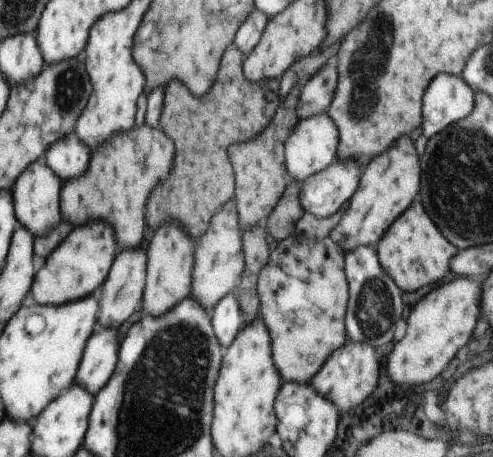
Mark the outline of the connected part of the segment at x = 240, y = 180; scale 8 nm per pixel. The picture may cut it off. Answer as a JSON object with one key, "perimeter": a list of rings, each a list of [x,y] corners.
{"perimeter":[[[293,86],[289,94],[281,100],[271,122],[259,135],[245,142],[232,144],[227,150],[228,160],[232,164],[236,180],[233,198],[237,204],[240,228],[247,230],[255,224],[265,222],[284,191],[287,190],[287,184],[291,178],[284,162],[284,142],[297,124],[297,118],[295,118],[295,104],[299,104],[297,96],[300,96],[300,87]]]}

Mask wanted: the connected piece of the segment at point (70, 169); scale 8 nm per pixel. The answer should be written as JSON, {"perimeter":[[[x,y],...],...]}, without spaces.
{"perimeter":[[[65,136],[65,140],[57,140],[57,144],[49,146],[43,154],[42,162],[57,172],[59,180],[69,180],[81,176],[87,170],[87,158],[87,148],[77,138]]]}

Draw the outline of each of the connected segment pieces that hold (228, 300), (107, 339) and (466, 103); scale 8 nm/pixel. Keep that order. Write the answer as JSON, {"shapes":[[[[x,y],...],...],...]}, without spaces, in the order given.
{"shapes":[[[[235,291],[229,292],[216,307],[211,311],[211,326],[221,348],[228,348],[228,345],[235,339],[235,336],[244,326],[236,298]]],[[[99,328],[97,332],[93,332],[76,372],[76,386],[85,390],[91,397],[99,393],[116,369],[115,350],[117,344],[113,330]]],[[[437,76],[437,80],[429,84],[429,92],[425,92],[421,134],[427,139],[435,136],[445,127],[464,119],[474,104],[475,92],[461,76]]]]}

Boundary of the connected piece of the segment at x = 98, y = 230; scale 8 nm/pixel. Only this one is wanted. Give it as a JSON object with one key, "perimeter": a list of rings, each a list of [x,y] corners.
{"perimeter":[[[91,222],[75,228],[67,238],[57,246],[57,252],[51,253],[53,256],[49,254],[49,264],[45,264],[45,268],[37,272],[37,278],[32,280],[29,294],[34,304],[75,303],[75,300],[89,296],[106,279],[105,274],[115,254],[115,240],[111,236],[109,224],[105,226],[103,222]]]}

